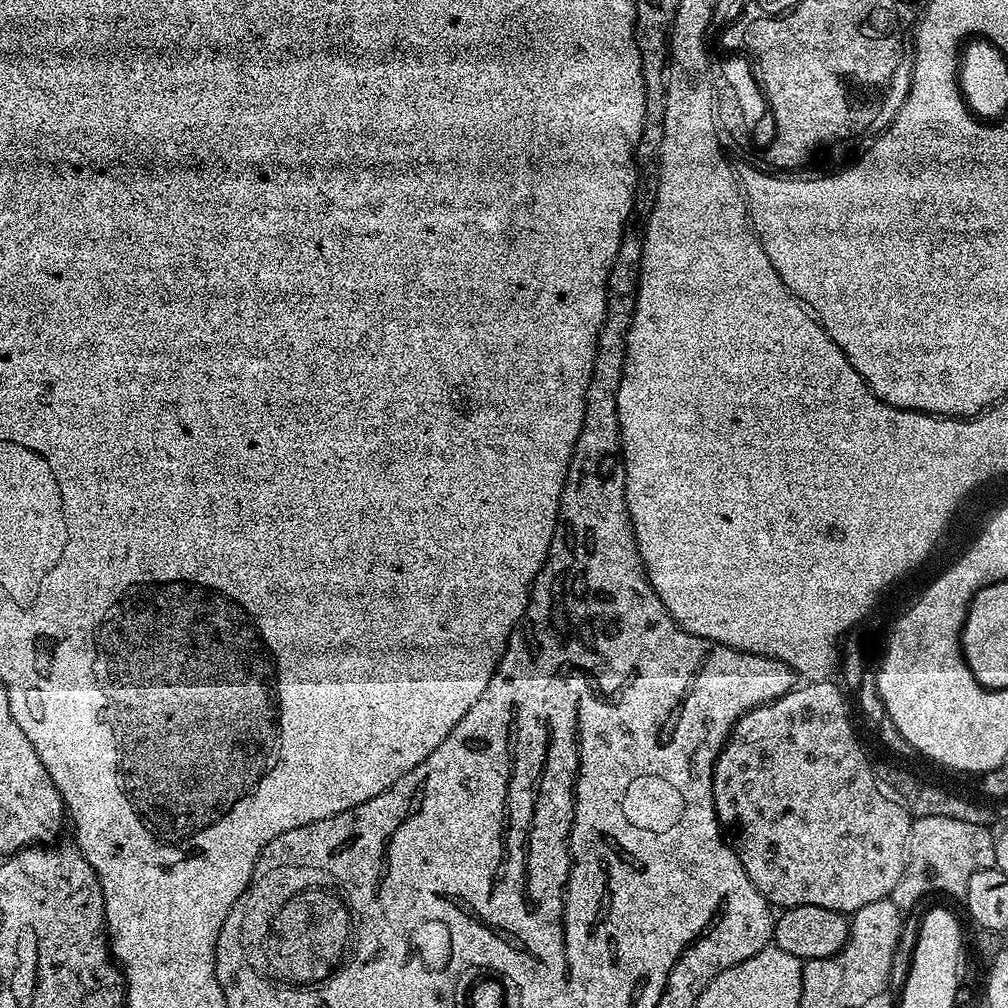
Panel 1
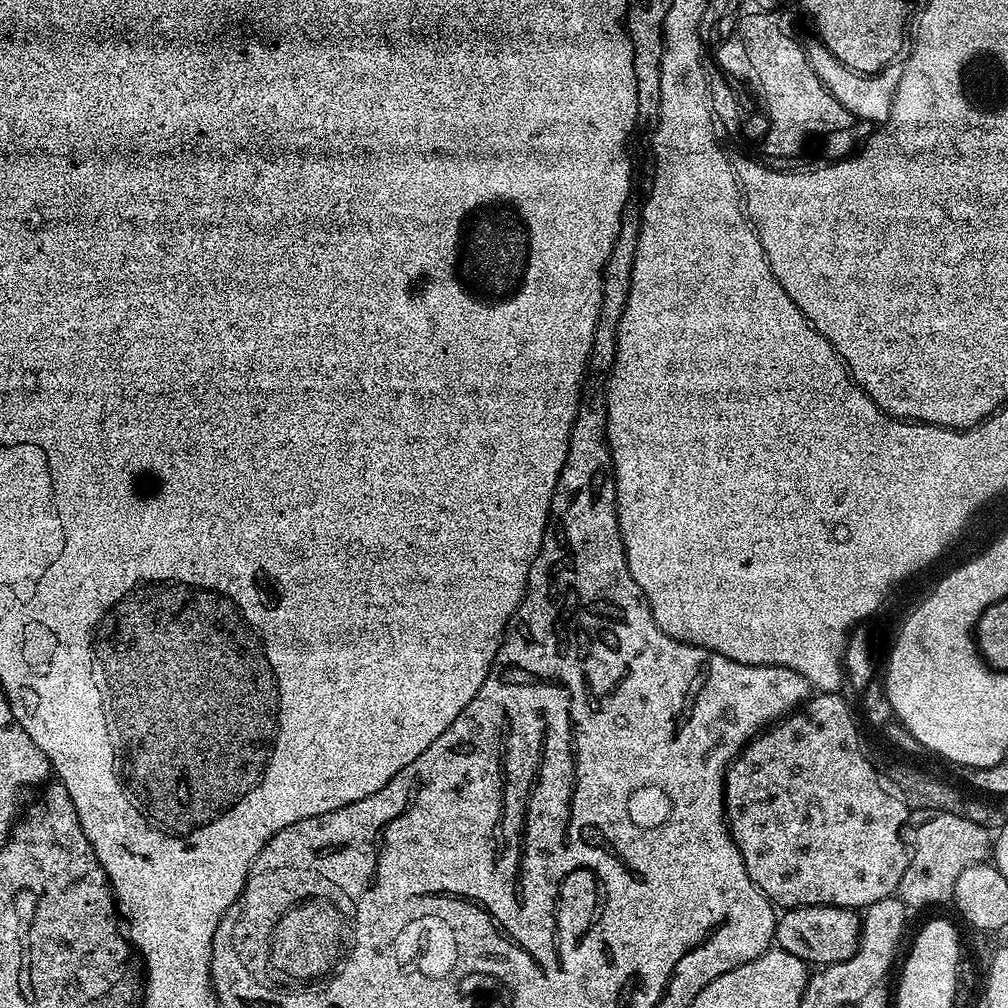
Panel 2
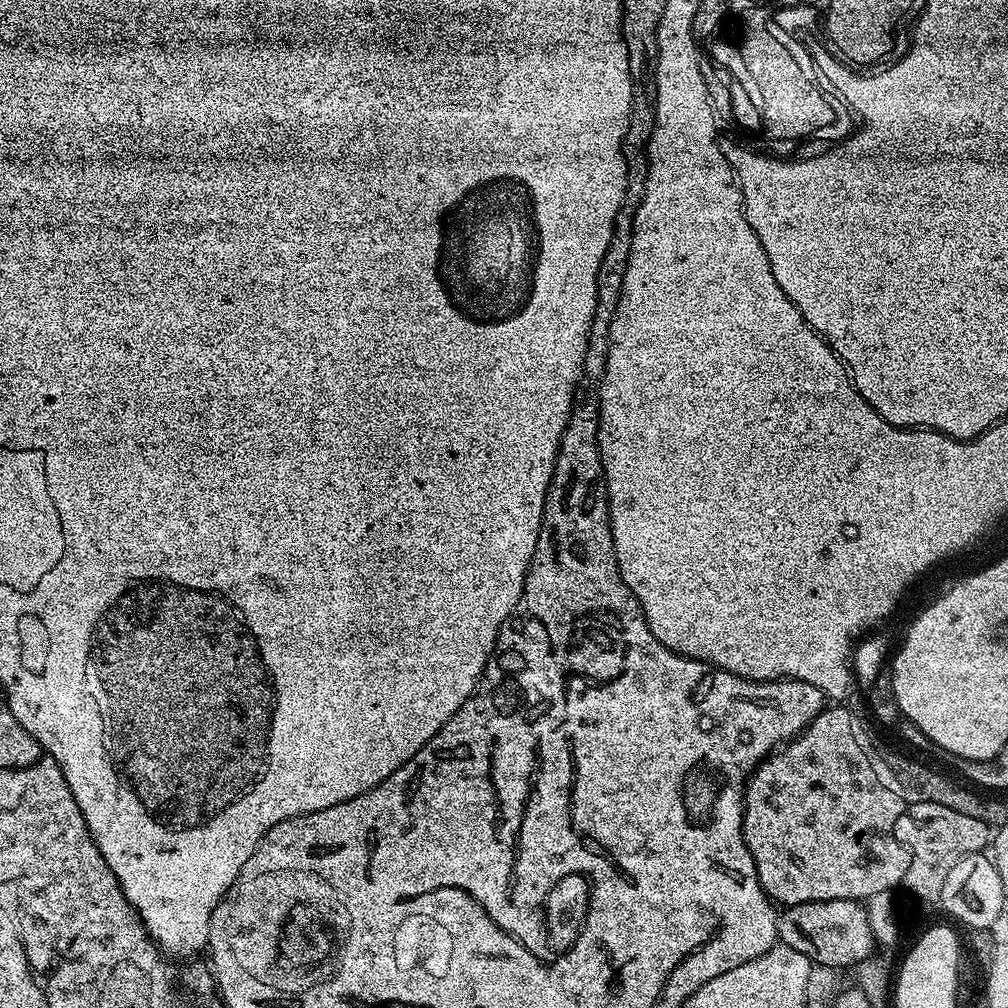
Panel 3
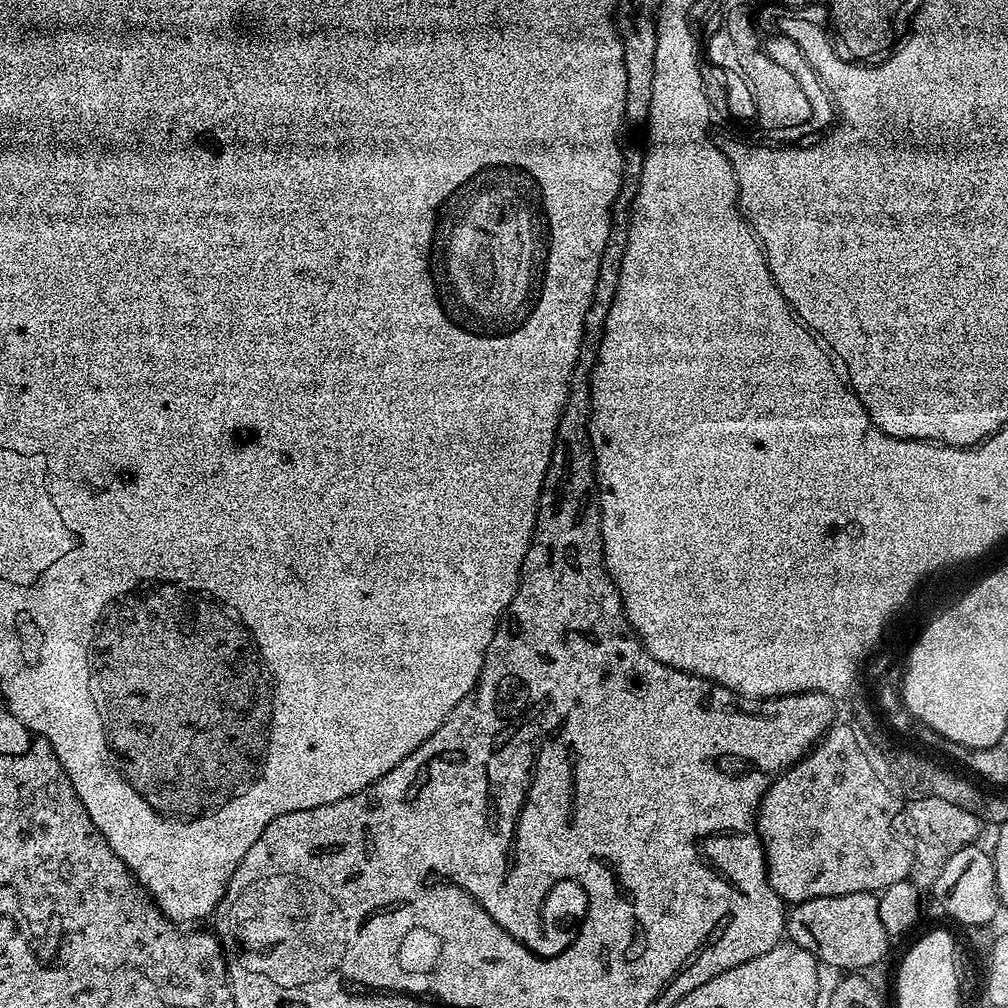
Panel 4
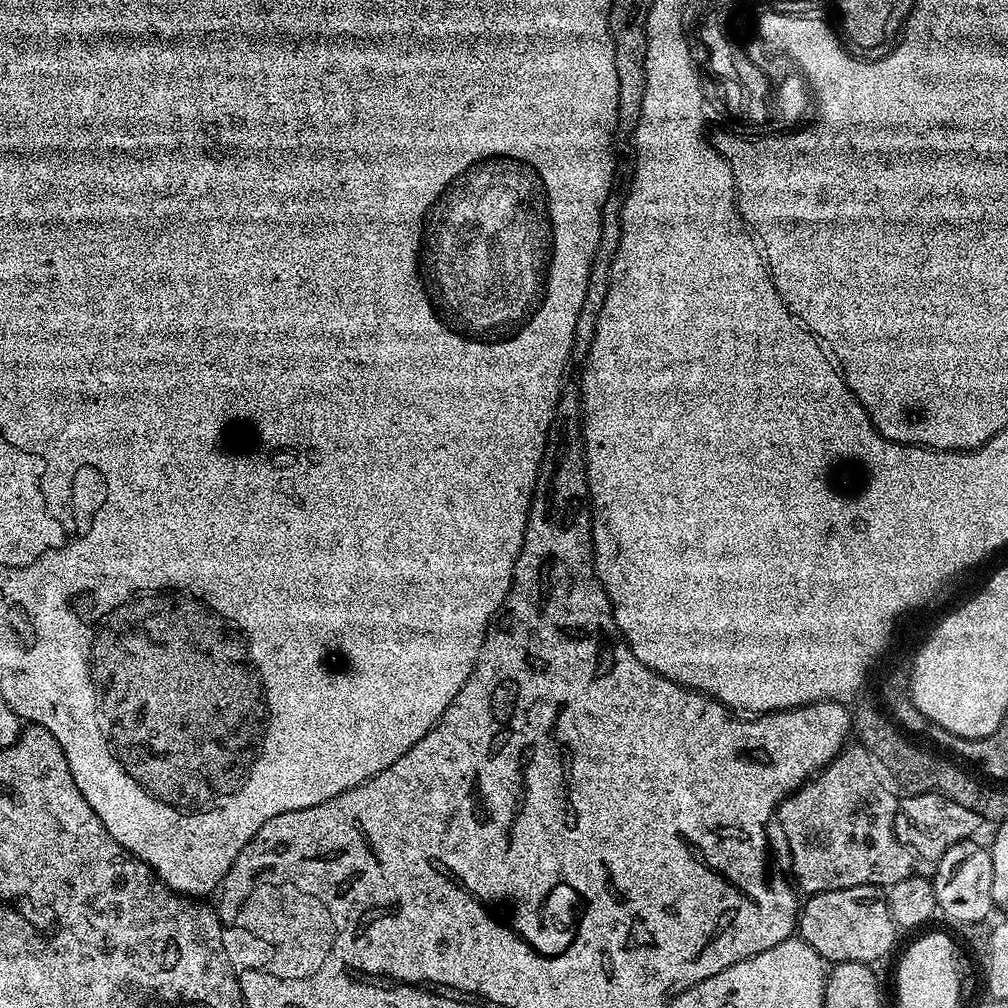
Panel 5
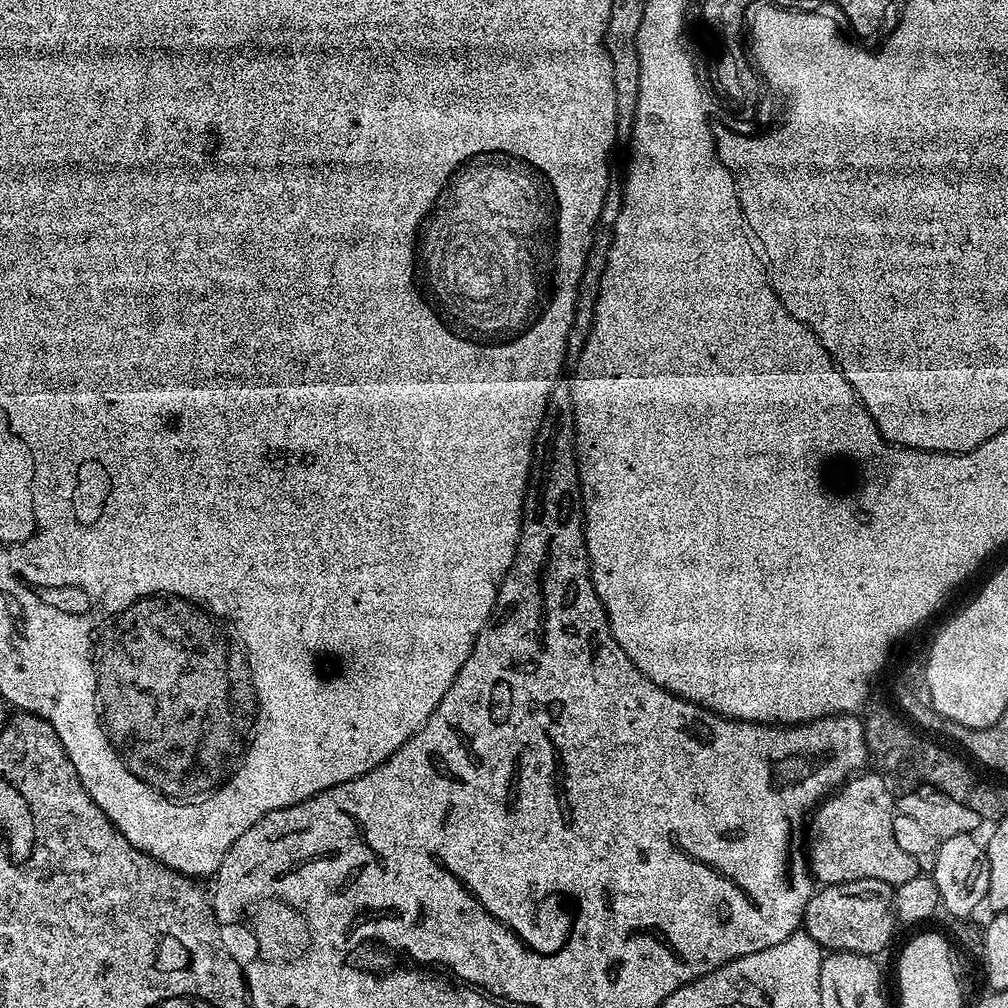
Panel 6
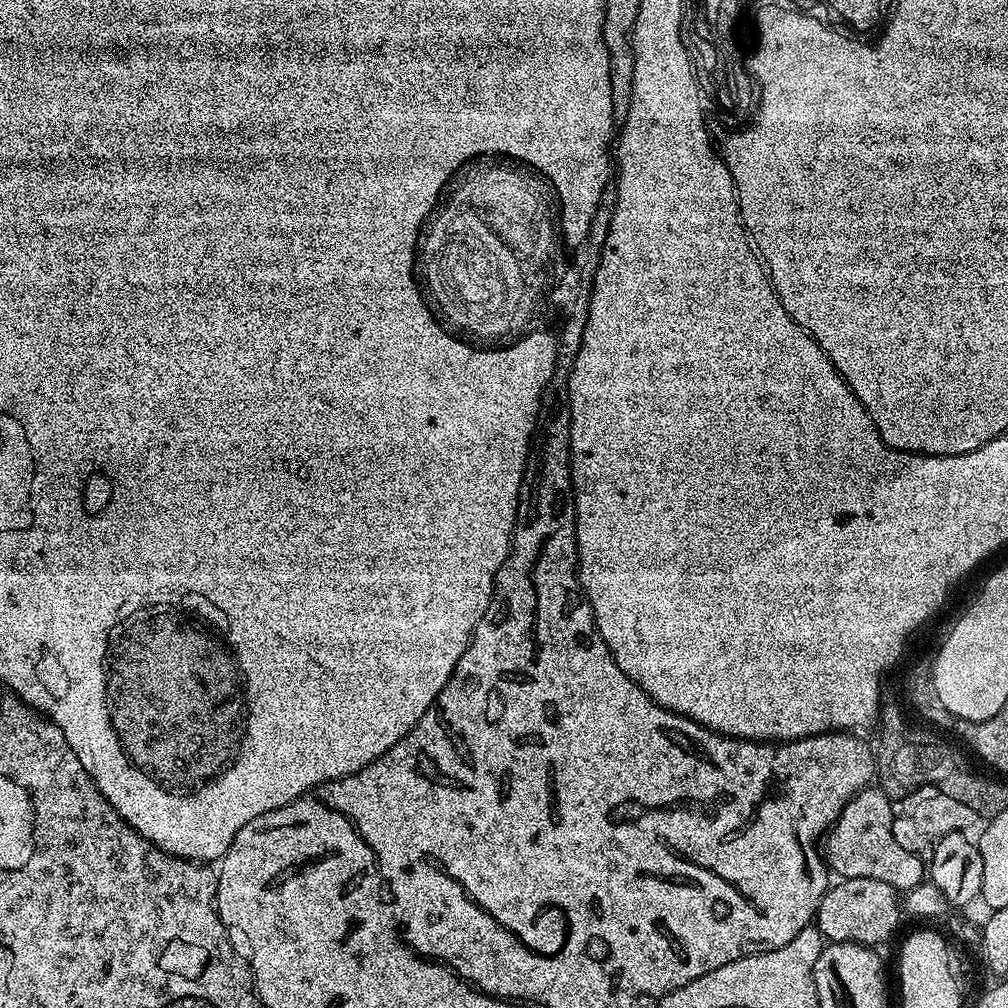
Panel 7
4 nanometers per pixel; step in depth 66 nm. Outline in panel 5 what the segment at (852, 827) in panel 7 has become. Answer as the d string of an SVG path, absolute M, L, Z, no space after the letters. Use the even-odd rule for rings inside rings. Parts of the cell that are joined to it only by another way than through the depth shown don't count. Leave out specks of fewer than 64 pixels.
M859 746L845 747L843 752L839 752L839 754L837 754L827 766L821 768L811 780L808 780L802 787L797 788L796 791L789 792L787 796L783 797L775 809L775 819L777 821L780 819L780 828L784 831L785 842L788 843L788 856L792 859L792 876L796 879L797 884L795 887L799 889L801 893L804 891L804 894L825 892L826 890L846 890L846 886L866 886L867 884L873 884L875 888L887 890L891 888L892 885L902 882L902 878L913 875L914 868L912 868L912 864L914 865L914 857L912 851L896 837L896 831L894 830L897 811L898 797L890 794L890 790L886 790L886 786L882 786L882 782L878 778L878 770L874 770L874 765L870 763L870 754L866 754L866 750Z

